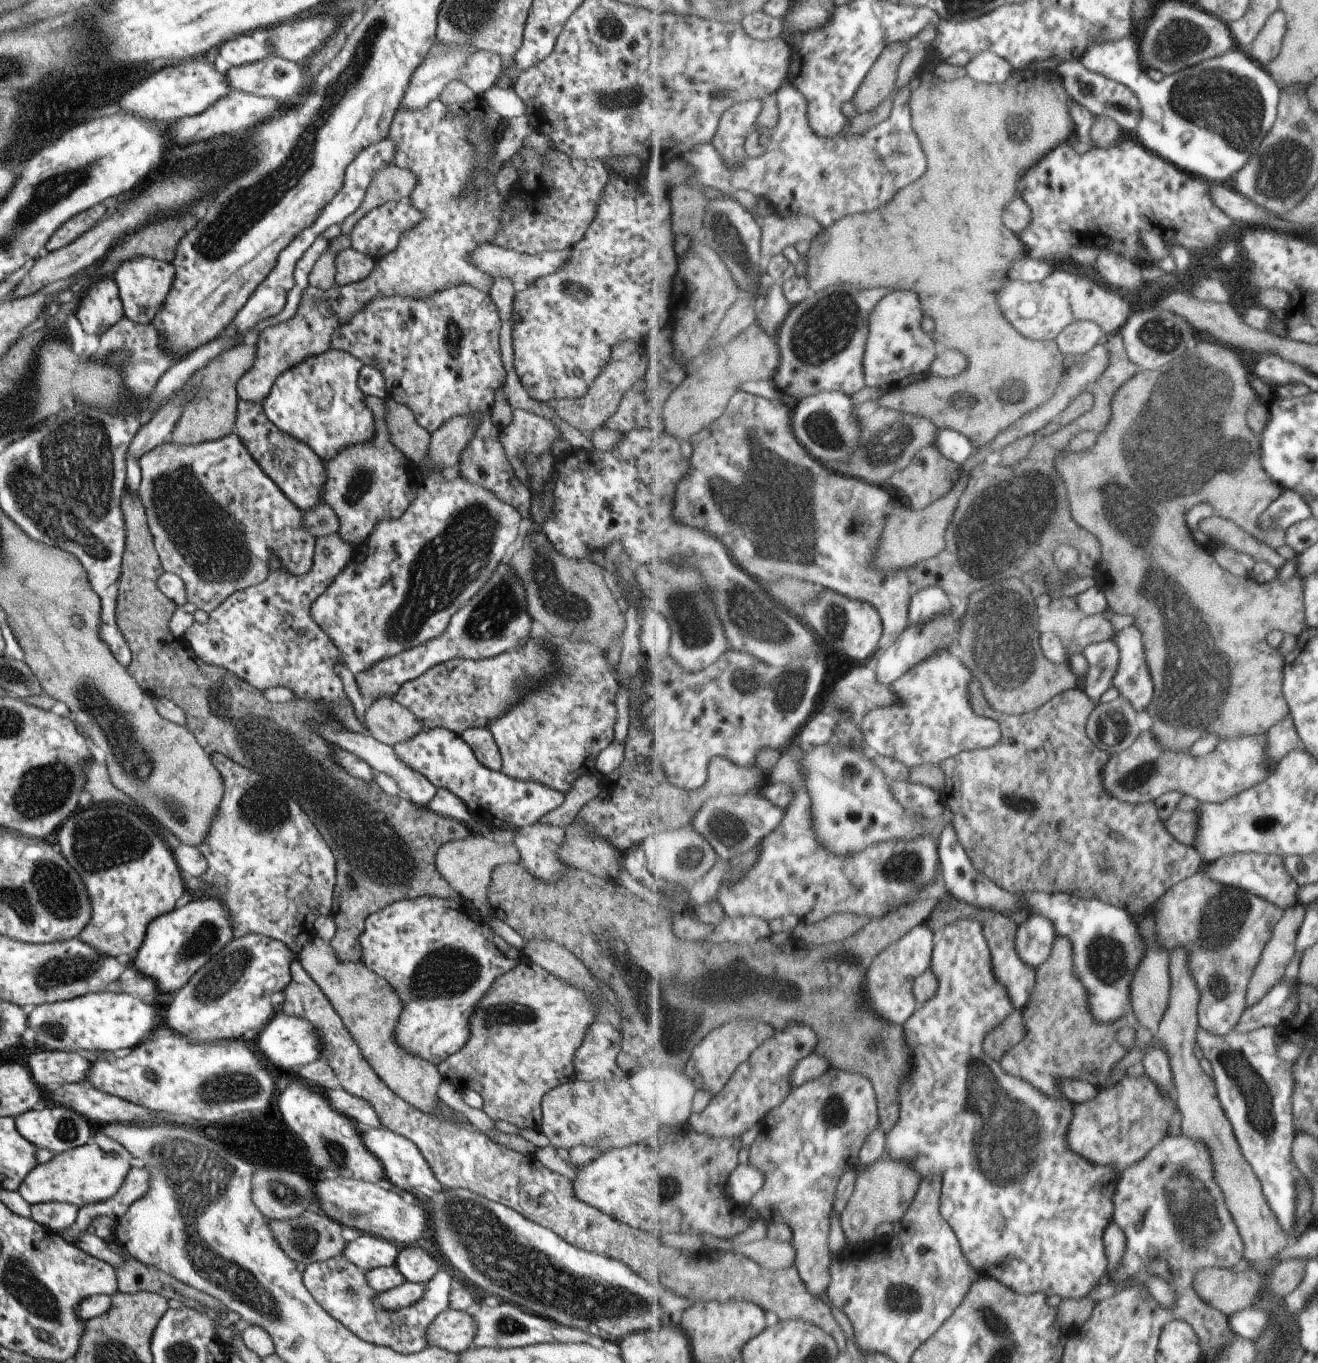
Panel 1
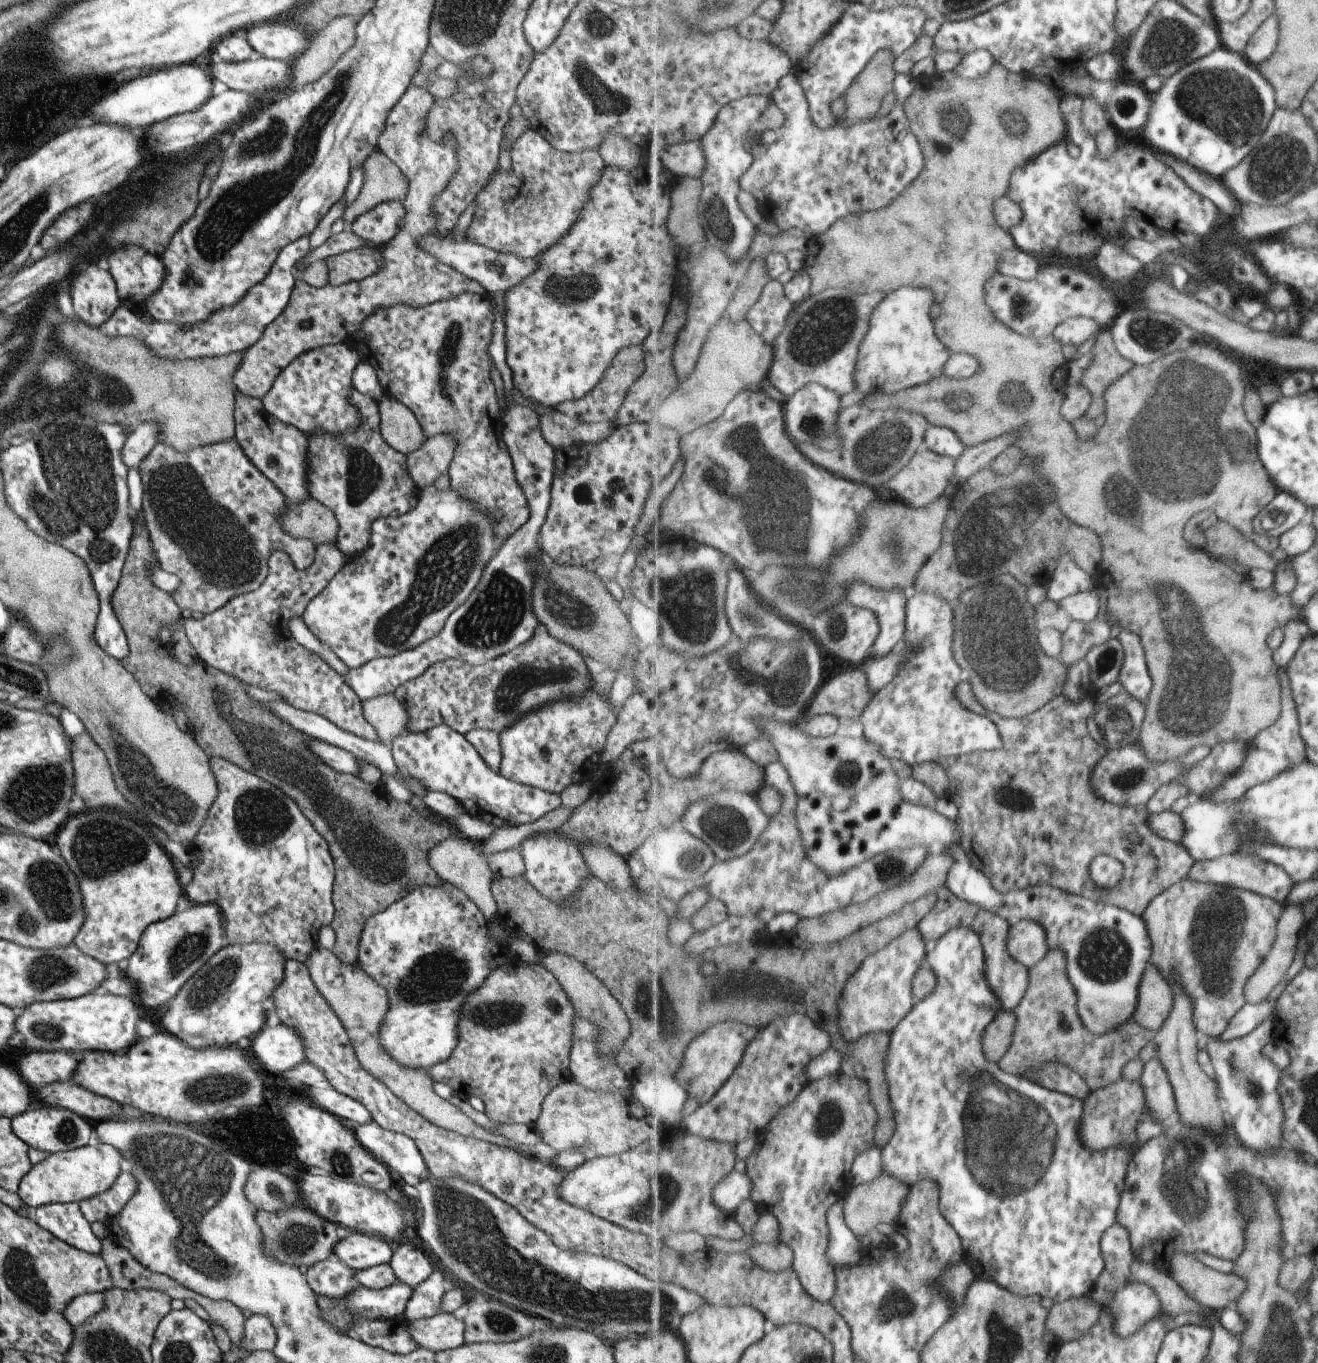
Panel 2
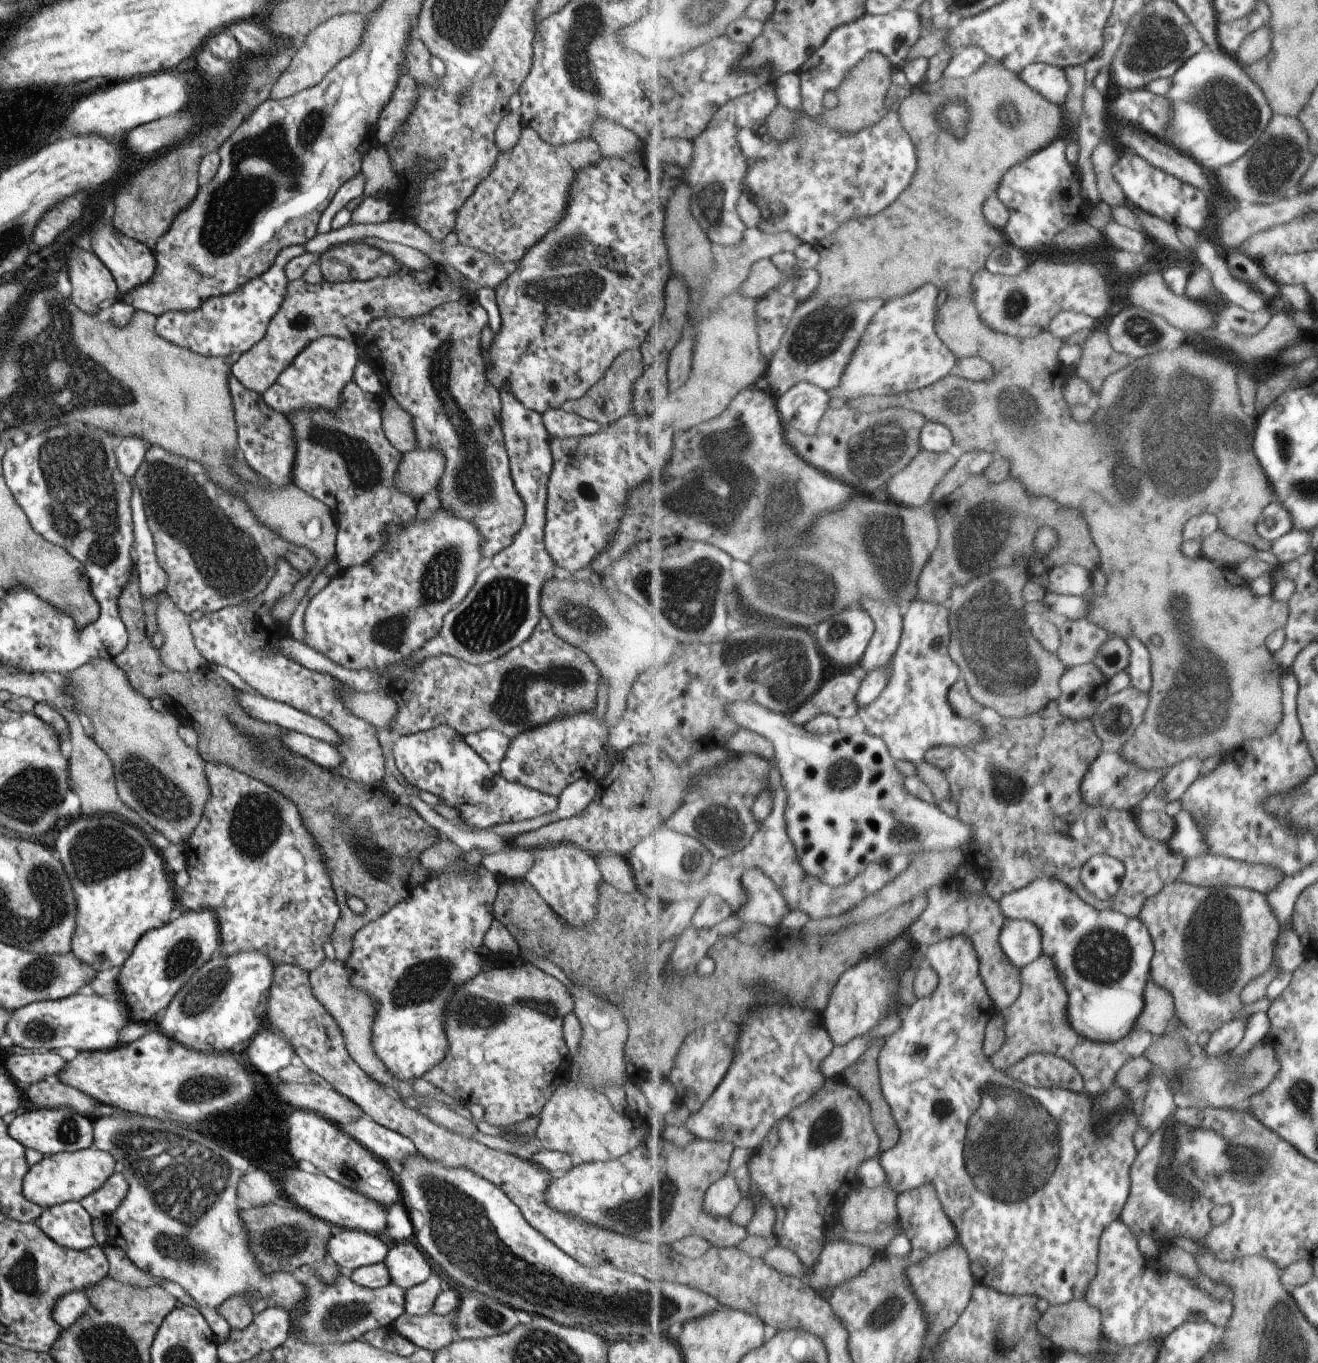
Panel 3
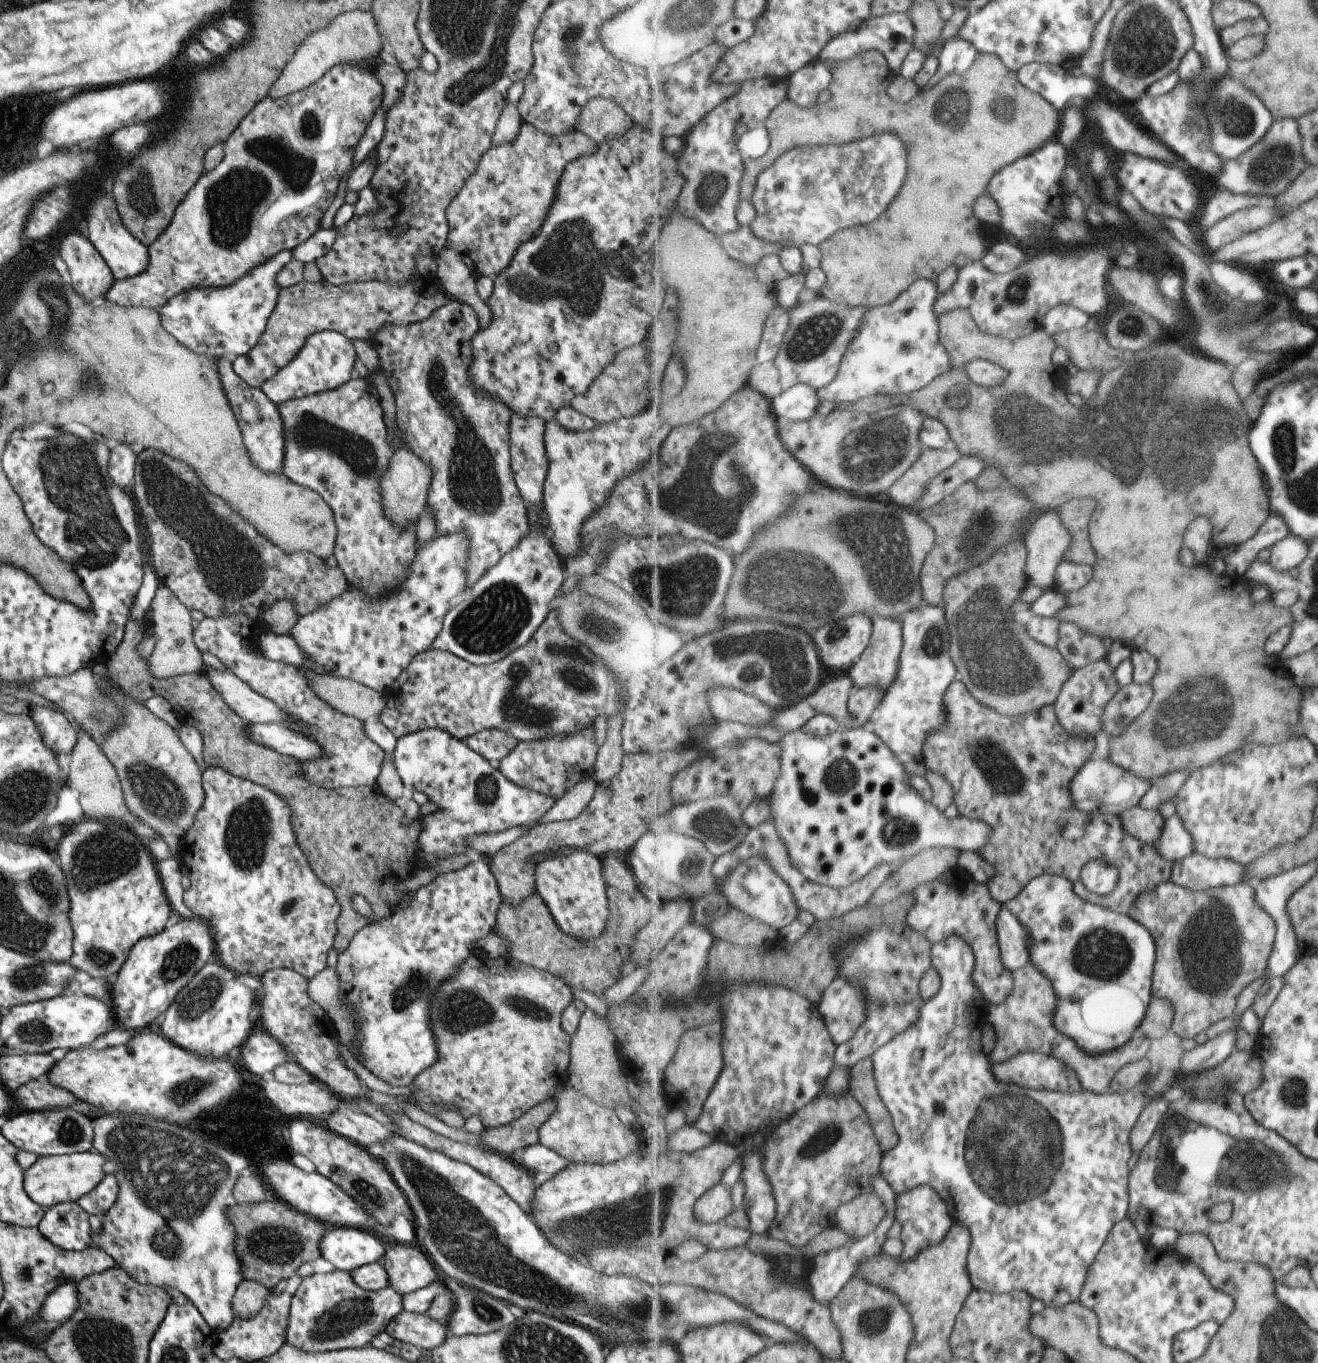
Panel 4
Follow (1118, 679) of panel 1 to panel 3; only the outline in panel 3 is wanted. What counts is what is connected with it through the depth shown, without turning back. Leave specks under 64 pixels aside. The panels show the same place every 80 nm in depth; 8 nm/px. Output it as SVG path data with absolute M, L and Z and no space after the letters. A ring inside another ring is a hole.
M1134 636L1124 638L1130 650L1129 667L1127 674L1130 679L1130 686L1148 692L1153 686L1153 676L1151 676L1151 656L1147 646Z

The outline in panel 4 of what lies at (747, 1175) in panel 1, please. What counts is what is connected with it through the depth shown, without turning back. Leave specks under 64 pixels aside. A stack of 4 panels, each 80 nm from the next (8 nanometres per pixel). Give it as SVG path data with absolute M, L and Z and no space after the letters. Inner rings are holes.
M723 1184L712 1187L695 1206L695 1218L703 1224L726 1221L733 1212L731 1188L726 1188Z

